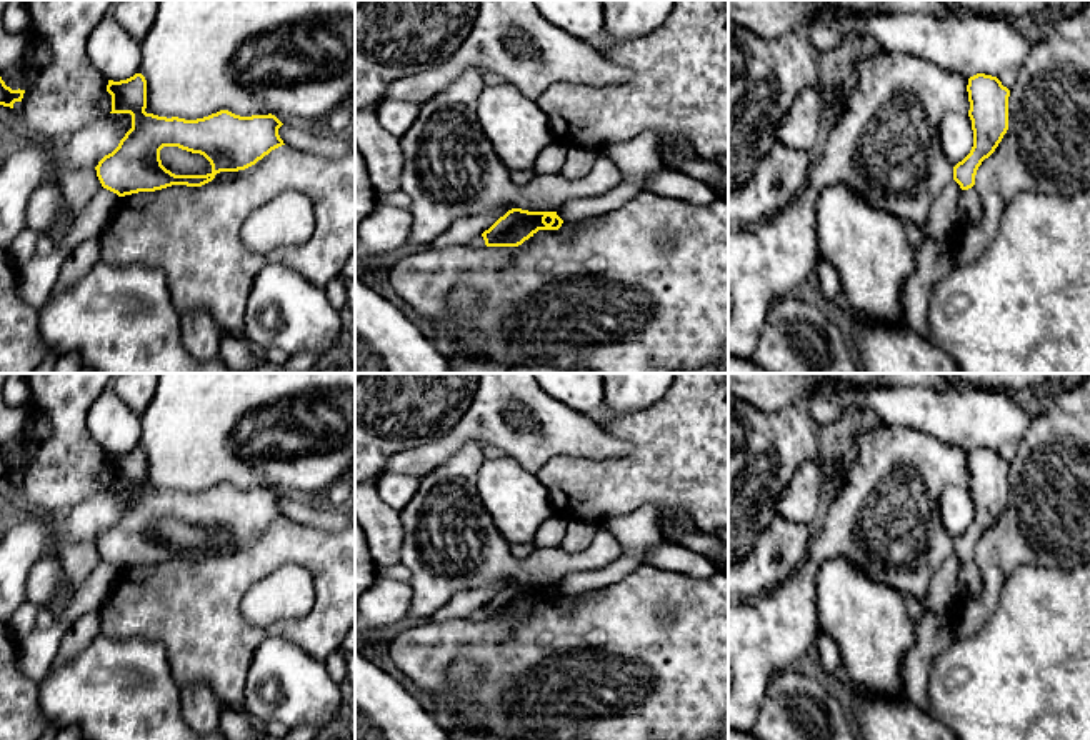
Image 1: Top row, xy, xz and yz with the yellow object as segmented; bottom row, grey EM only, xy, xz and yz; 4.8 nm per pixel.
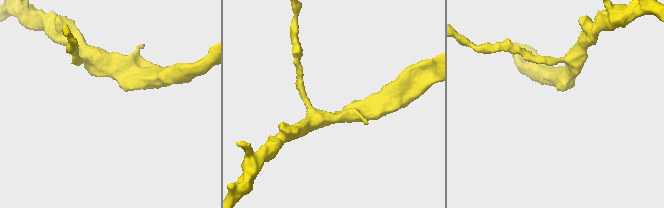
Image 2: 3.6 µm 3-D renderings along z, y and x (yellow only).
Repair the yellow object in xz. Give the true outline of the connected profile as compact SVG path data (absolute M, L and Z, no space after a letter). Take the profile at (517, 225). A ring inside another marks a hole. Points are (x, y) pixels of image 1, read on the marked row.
M512 208L482 233L487 247L518 247L538 230L558 230L563 220L557 212Z

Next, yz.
M977 73L967 85L973 130L973 147L970 153L953 167L953 180L962 190L975 185L975 175L985 158L988 158L1008 130L1008 97L1010 90L997 77Z

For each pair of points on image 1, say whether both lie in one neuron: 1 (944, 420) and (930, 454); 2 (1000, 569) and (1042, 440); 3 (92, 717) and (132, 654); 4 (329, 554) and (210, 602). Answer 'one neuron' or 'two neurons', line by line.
1: two neurons
2: one neuron
3: one neuron
4: one neuron

